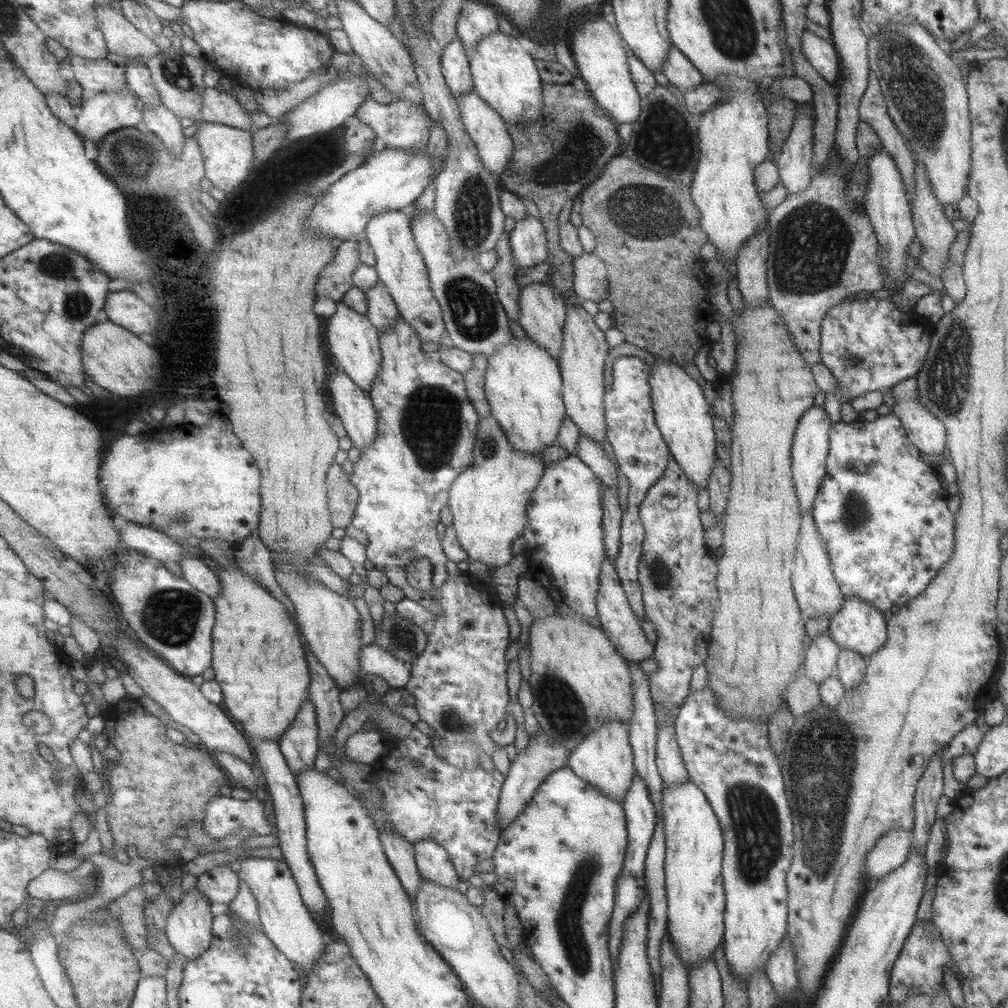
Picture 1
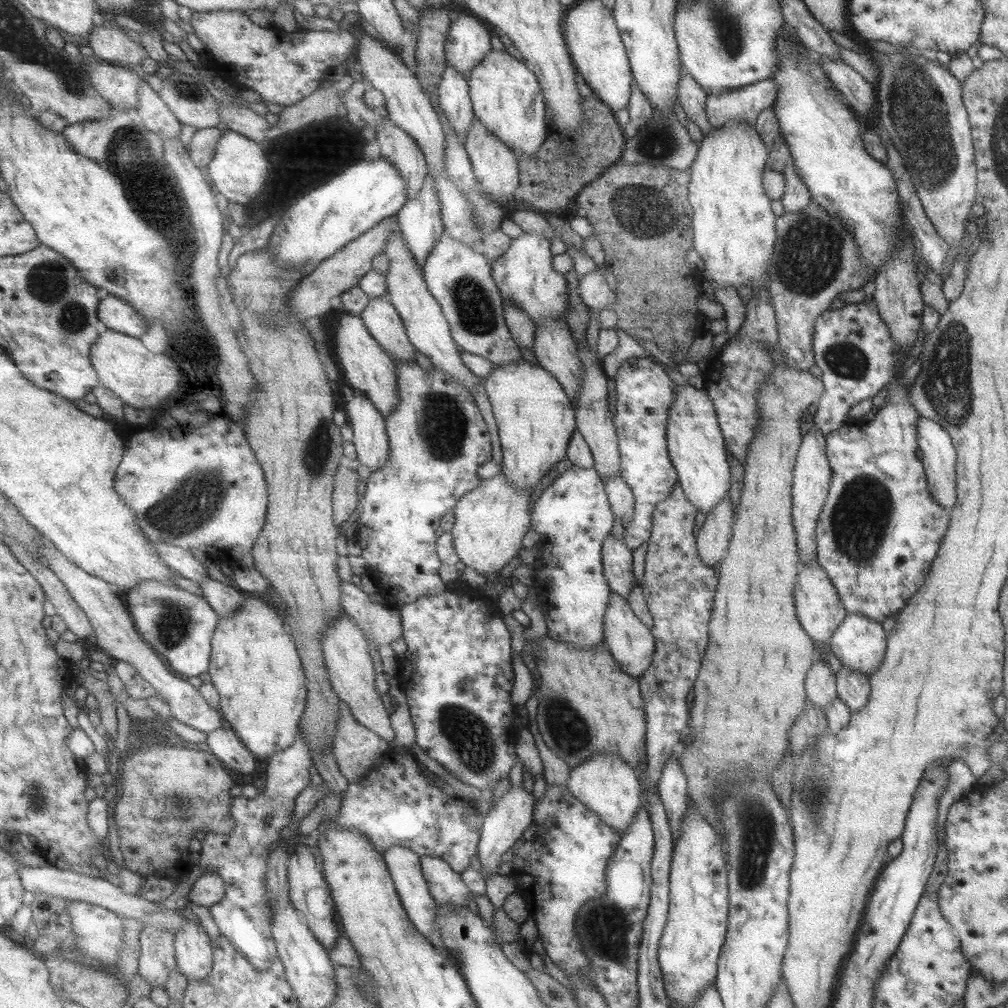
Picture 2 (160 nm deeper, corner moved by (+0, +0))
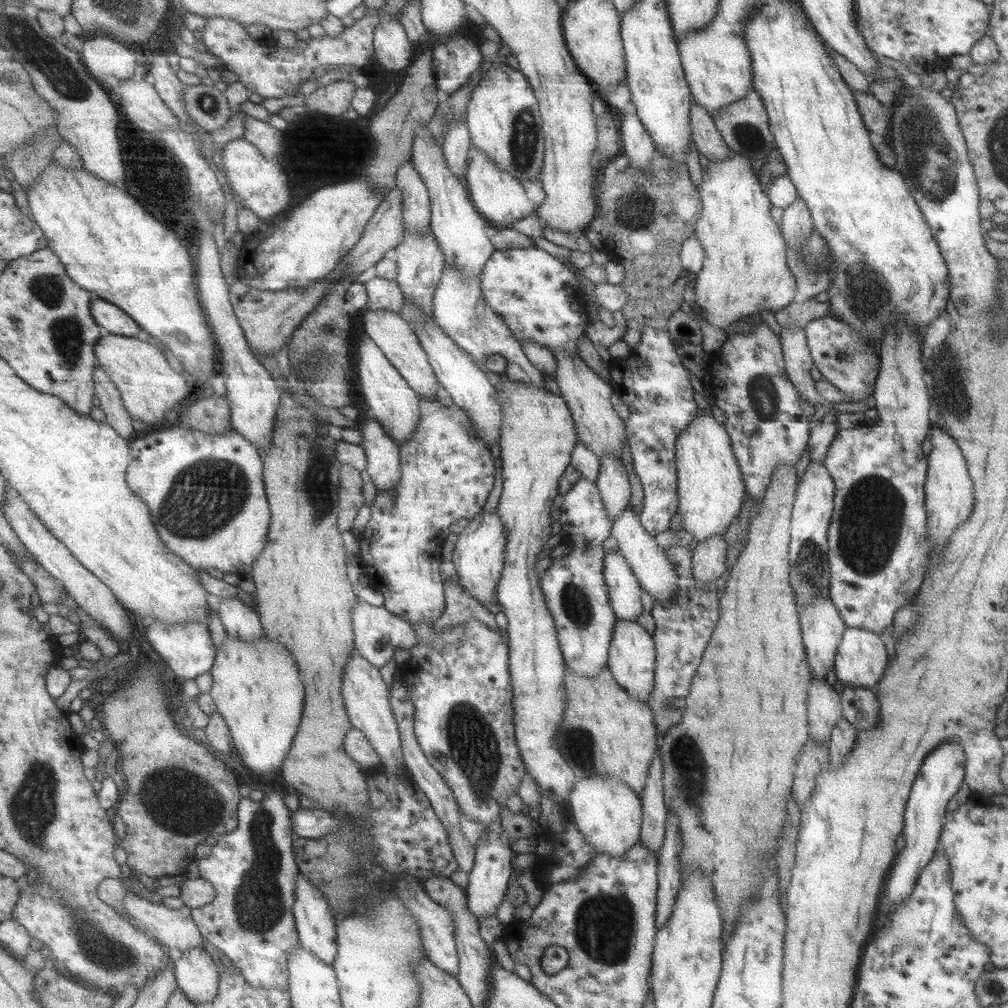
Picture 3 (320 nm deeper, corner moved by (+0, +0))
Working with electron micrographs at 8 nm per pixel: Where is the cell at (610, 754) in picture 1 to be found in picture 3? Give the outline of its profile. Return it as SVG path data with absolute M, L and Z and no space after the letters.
M608 776L581 778L569 792L568 808L575 828L597 855L620 858L638 841L642 821L639 796L622 782Z

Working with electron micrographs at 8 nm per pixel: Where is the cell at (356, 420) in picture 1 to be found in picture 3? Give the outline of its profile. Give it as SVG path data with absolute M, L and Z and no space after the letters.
M372 416L365 419L358 424L365 439L363 448L367 452L367 471L371 481L380 492L398 488L403 476L400 446L387 435L379 421Z

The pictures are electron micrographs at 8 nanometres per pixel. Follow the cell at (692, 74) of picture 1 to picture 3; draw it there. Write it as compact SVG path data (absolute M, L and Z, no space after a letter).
M696 102L690 104L690 127L692 141L696 150L703 154L708 162L725 160L732 153L716 129L712 117Z

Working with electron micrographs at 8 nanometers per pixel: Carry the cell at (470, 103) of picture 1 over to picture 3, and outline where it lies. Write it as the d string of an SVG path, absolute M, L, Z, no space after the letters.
M475 146L473 149L477 153L468 163L466 180L470 198L479 212L495 228L510 226L519 218L525 218L525 216L532 214L536 210L536 204L527 197L526 191L522 188L522 183L510 174L499 170L480 148Z

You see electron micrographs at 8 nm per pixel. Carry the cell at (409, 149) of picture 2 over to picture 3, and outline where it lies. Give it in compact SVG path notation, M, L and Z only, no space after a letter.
M413 160L399 169L397 188L403 190L406 230L411 234L426 232L432 226L432 200L429 188L416 170Z

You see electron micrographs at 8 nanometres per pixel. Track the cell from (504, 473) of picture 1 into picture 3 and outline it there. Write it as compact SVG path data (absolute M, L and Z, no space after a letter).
M496 509L493 513L482 511L468 520L469 524L458 536L451 560L458 575L458 582L479 602L496 602L497 584L505 562L507 530L503 527Z

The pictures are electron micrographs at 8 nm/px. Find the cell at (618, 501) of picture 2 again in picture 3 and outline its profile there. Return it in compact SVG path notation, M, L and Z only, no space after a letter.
M629 504L612 522L610 537L616 540L619 554L627 561L638 585L656 600L674 598L678 589L676 570L667 560L664 548L659 546L653 536L643 530L638 516L632 513Z

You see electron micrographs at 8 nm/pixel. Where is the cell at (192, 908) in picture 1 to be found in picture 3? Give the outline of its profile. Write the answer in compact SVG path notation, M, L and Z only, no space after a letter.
M202 948L183 952L176 962L178 988L181 989L195 1005L207 1005L219 996L219 968L211 954Z

